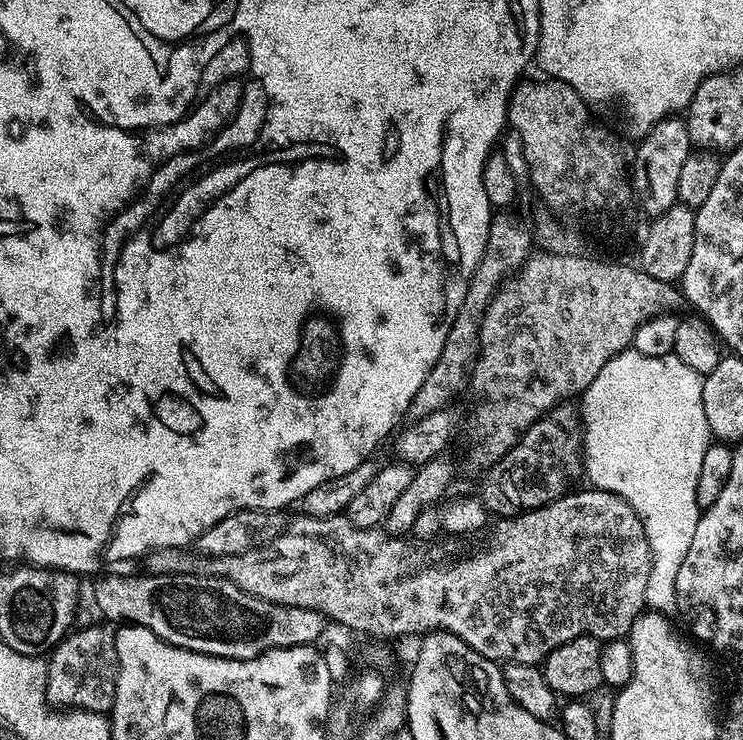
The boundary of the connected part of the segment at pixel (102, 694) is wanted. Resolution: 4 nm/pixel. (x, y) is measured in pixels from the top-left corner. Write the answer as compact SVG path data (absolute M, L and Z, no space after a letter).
M108 622L99 623L69 631L47 657L48 681L44 698L53 709L111 713L120 669L116 628Z

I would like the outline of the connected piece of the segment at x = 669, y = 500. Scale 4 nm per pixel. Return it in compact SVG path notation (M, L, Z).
M634 350L619 352L602 370L598 370L598 378L590 382L590 386L582 393L582 420L584 425L584 472L587 475L596 476L595 487L601 492L613 492L615 496L620 496L634 510L634 514L640 519L644 527L644 534L648 539L648 546L653 552L655 548L660 548L660 572L650 572L648 580L668 580L668 572L678 572L676 568L676 556L686 558L688 545L694 538L694 529L698 527L698 518L702 509L698 506L696 491L698 490L698 474L702 470L702 454L706 454L710 443L710 433L706 422L706 410L702 410L702 386L704 381L701 373L690 370L674 354L667 356L647 356L638 354Z

